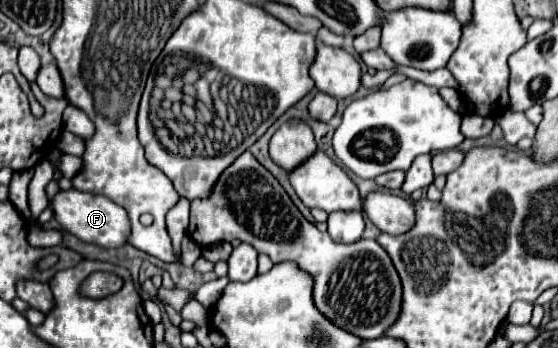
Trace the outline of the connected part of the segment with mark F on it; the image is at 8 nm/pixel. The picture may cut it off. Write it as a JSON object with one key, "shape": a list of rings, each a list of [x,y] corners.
{"shape":[[[76,188],[60,190],[56,198],[50,202],[50,206],[60,226],[84,242],[92,242],[104,248],[122,248],[124,244],[128,244],[128,232],[130,232],[128,212],[106,196],[80,192]]]}

